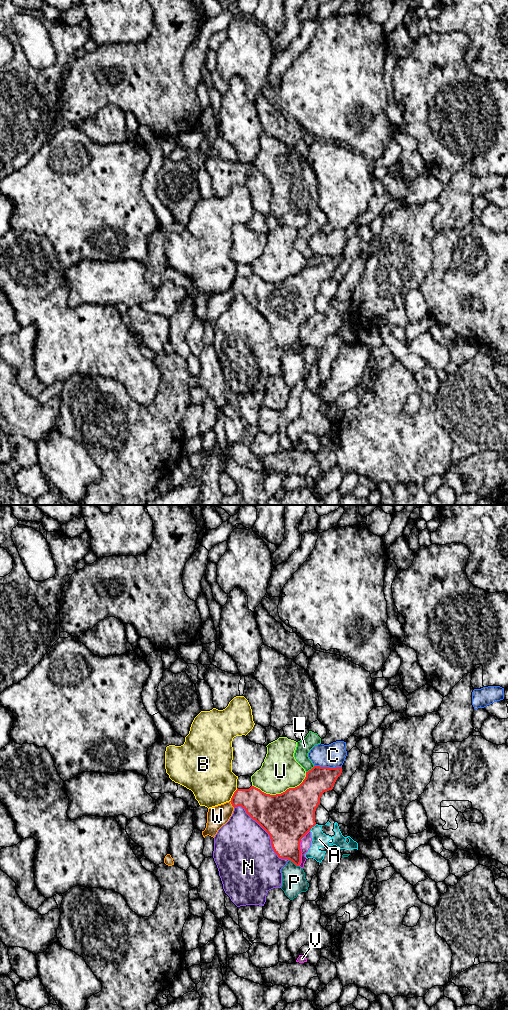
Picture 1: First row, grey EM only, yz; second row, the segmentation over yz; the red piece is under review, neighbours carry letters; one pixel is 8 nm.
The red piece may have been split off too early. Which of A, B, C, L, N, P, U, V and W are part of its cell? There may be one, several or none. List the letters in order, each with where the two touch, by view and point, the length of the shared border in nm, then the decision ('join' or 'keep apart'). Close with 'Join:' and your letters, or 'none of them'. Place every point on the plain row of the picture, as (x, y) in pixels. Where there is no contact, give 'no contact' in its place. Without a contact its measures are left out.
A: meets red in yz at (312, 314); contact 80 nm long; keep apart
B: meets red in yz at (233, 283); contact 130 nm long; keep apart
C: meets red in yz at (328, 255); contact 220 nm long; keep apart
L: meets red in yz at (311, 257); contact 90 nm long; keep apart
N: meets red in yz at (267, 320); contact 600 nm long; keep apart
P: meets red in yz at (294, 351); contact 100 nm long; keep apart
U: meets red in yz at (281, 281); contact 460 nm long; keep apart
V: meets red in yz at (301, 340); contact 200 nm long; keep apart
W: meets red in yz at (231, 291); contact 70 nm long; join
Join: W

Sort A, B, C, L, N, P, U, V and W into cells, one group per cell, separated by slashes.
A V / B / C / L / N / P / U / W

